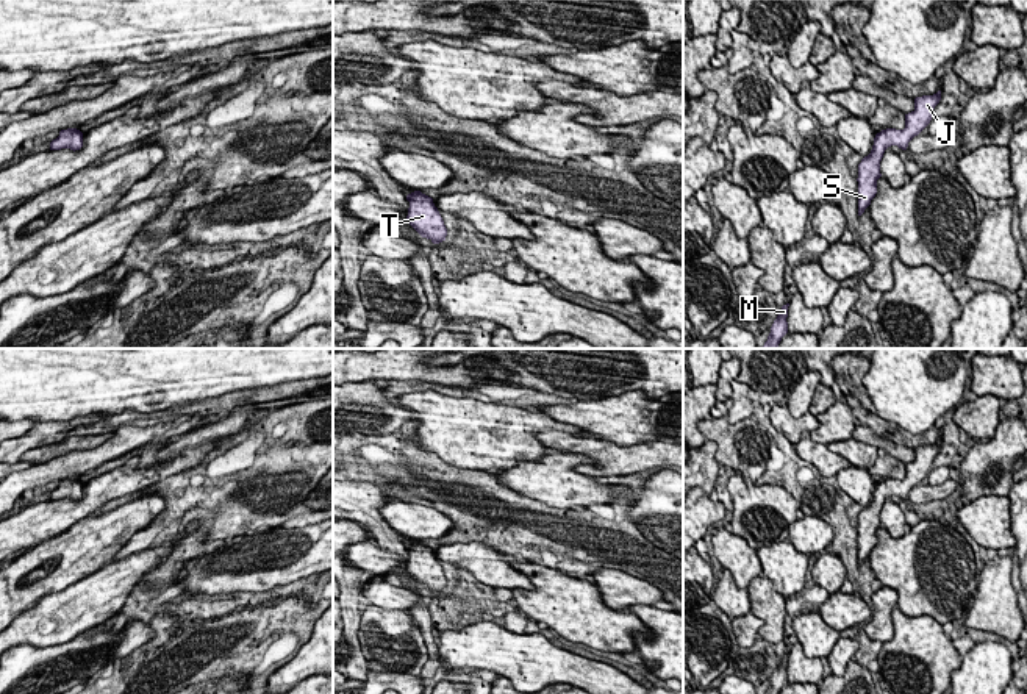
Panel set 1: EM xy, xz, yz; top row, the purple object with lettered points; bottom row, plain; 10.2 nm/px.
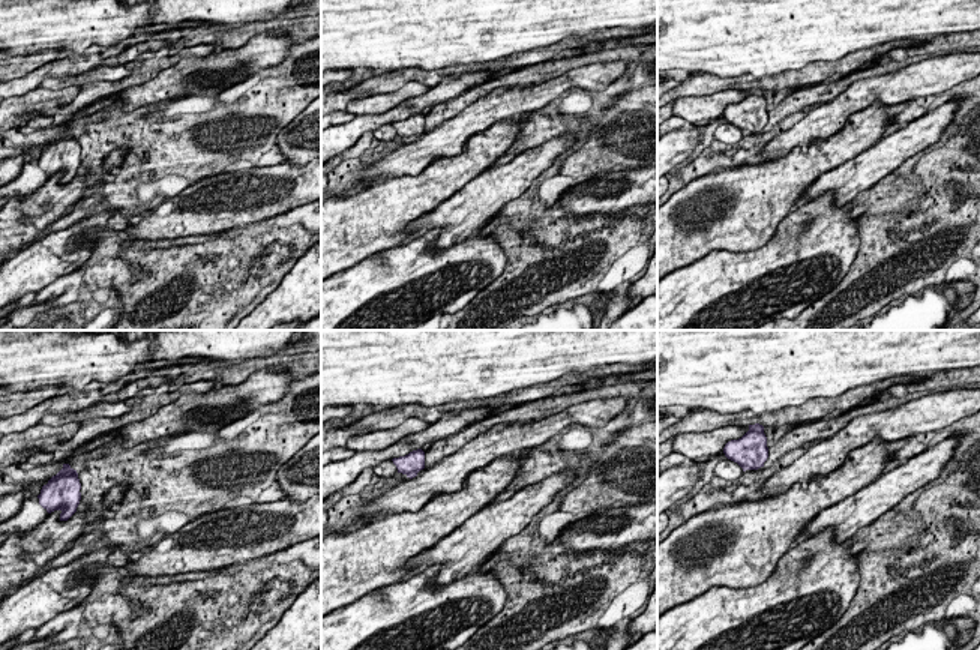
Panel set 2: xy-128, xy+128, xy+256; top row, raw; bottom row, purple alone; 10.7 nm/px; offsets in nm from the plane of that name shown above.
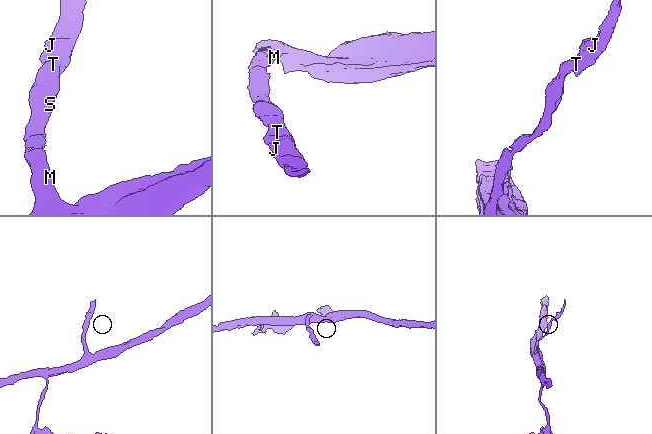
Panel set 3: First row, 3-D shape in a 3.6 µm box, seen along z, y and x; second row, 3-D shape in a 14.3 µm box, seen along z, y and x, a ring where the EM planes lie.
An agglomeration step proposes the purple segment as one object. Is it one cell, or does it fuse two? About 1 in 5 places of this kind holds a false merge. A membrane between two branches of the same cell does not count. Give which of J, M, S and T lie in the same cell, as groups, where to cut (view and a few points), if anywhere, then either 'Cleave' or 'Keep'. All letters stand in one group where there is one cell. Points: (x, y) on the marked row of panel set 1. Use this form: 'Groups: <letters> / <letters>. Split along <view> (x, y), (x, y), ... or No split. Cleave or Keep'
Groups: J M S T. No split. Keep

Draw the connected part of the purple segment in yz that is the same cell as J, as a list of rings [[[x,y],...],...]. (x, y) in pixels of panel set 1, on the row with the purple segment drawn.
[[[941,91],[933,95],[914,98],[914,109],[905,114],[905,128],[886,128],[875,134],[872,150],[858,164],[858,216],[871,205],[877,194],[877,180],[880,174],[880,161],[888,147],[897,145],[907,150],[908,142],[918,136],[932,120],[932,113],[941,100]]]

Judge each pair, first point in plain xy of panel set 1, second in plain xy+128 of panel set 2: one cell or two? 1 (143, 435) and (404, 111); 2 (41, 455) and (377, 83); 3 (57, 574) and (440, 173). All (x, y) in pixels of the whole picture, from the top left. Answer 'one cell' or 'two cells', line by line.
1: one cell
2: two cells
3: one cell

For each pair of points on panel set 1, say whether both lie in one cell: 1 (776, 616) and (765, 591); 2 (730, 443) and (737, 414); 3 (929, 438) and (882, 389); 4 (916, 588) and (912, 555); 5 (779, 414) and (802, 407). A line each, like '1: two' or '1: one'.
1: one
2: two
3: two
4: one
5: two

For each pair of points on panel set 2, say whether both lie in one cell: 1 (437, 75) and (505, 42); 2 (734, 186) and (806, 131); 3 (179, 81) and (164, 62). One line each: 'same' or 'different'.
1: different
2: different
3: different

